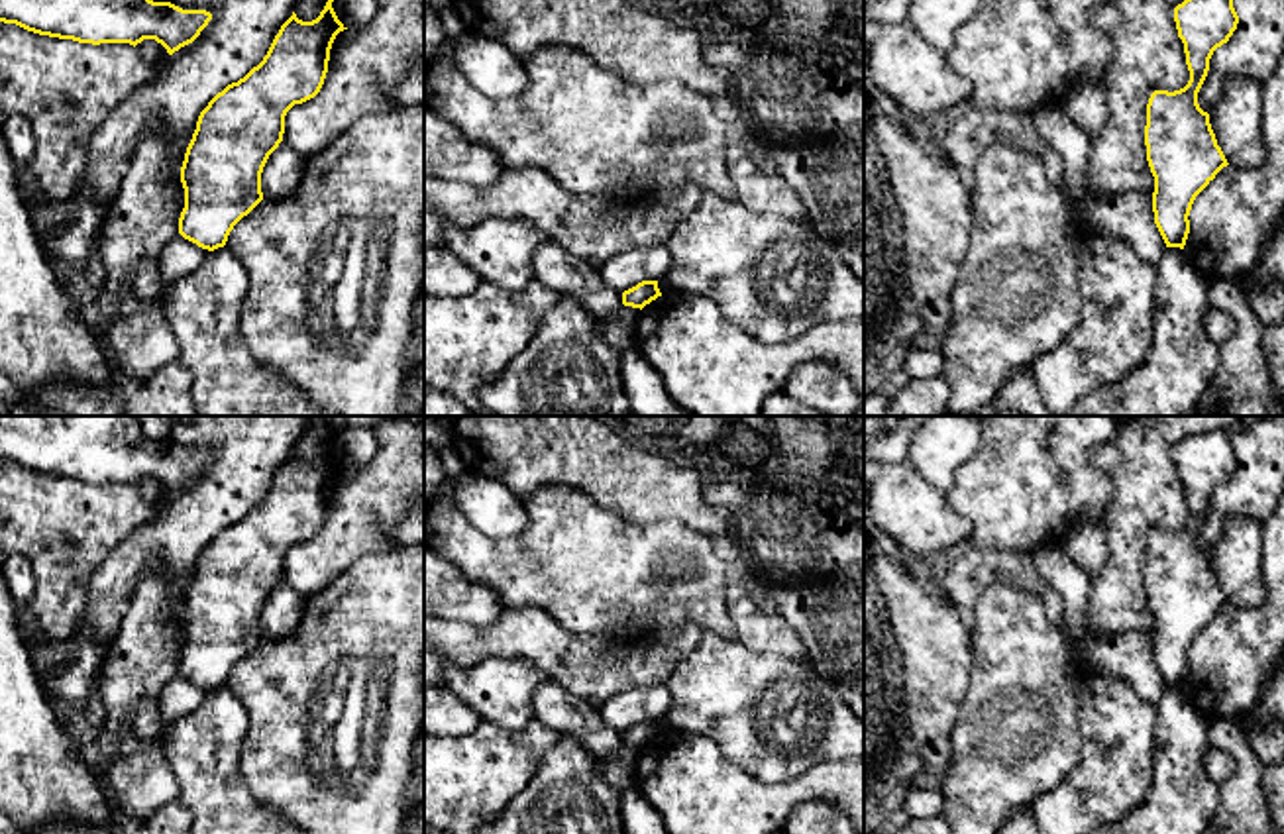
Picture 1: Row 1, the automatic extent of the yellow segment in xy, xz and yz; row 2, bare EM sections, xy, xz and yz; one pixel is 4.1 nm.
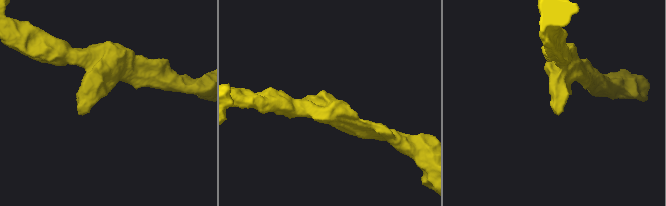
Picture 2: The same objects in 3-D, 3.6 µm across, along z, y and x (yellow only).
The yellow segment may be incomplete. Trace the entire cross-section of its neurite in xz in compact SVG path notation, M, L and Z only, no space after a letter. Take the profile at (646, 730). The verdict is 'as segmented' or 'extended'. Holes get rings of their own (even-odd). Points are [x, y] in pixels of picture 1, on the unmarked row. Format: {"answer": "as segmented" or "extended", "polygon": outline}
{"answer": "as segmented", "polygon": "M642 720L636 726L622 732L622 744L632 748L644 748L652 740L662 736L658 720Z"}

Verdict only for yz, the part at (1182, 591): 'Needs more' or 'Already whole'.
Already whole

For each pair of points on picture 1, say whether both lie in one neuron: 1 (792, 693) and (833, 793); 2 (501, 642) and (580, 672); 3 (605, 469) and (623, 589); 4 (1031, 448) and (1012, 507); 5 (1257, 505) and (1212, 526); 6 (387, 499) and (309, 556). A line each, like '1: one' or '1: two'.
1: two
2: one
3: two
4: one
5: one
6: one

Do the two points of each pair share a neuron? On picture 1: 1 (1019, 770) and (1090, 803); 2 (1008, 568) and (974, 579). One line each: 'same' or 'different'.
1: different
2: same

